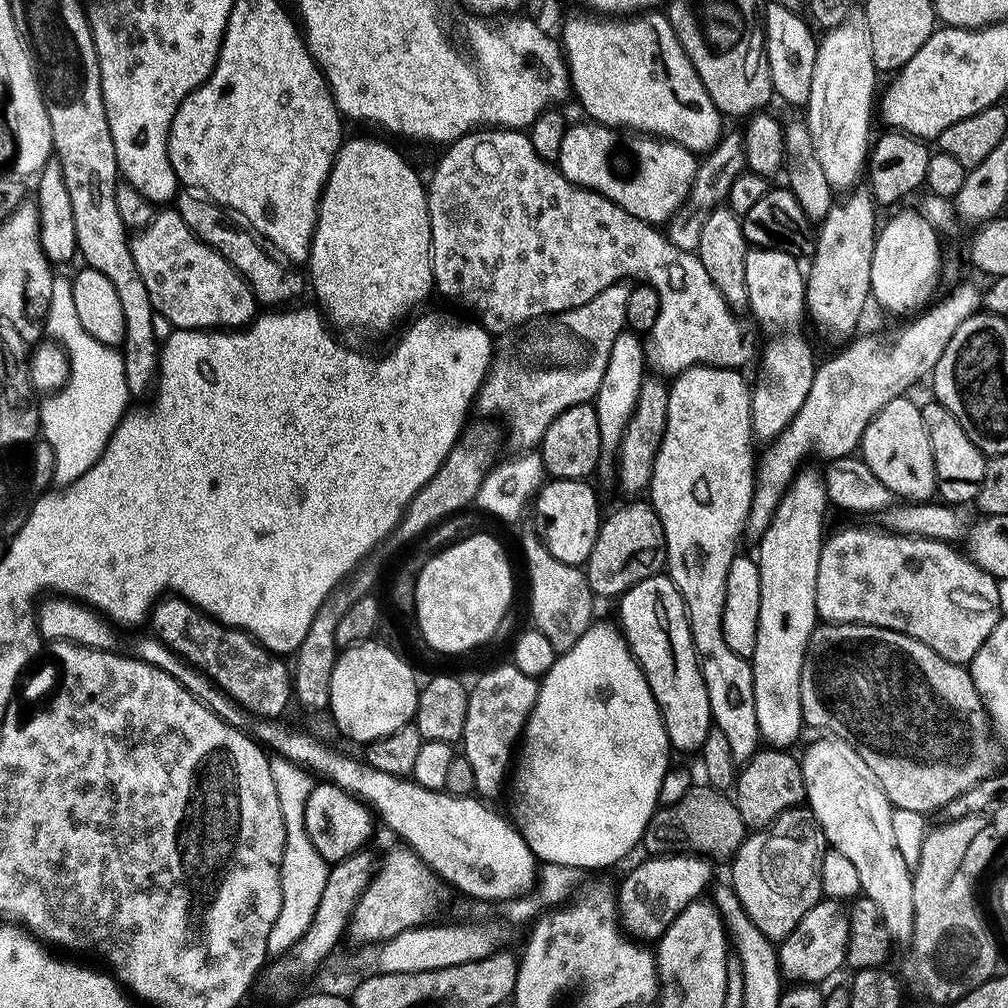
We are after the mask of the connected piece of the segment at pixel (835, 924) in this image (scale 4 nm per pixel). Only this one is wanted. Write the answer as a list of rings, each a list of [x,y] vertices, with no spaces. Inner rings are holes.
[[[821,898],[812,909],[798,922],[788,937],[779,941],[780,967],[783,975],[792,982],[803,982],[808,986],[820,986],[823,980],[828,980],[844,964],[844,959],[850,956],[848,951],[848,918],[845,905],[839,900]]]

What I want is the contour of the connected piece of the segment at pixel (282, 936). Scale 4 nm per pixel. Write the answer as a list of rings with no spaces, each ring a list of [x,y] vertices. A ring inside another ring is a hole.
[[[276,758],[272,760],[270,774],[274,778],[274,790],[278,790],[278,806],[282,806],[282,822],[286,830],[280,867],[282,906],[278,910],[278,918],[270,930],[268,939],[268,955],[275,958],[289,952],[312,925],[312,919],[318,910],[318,902],[322,898],[322,890],[328,881],[330,865],[318,854],[318,850],[314,850],[314,842],[310,842],[306,834],[304,825],[306,798],[310,798],[310,790],[314,783],[308,769],[301,768],[299,764],[292,764],[286,759]]]

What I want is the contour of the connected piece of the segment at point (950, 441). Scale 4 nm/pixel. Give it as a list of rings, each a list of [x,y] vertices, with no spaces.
[[[935,402],[926,403],[921,407],[922,422],[926,434],[930,438],[930,450],[934,454],[934,470],[936,471],[936,491],[939,499],[945,504],[964,506],[964,503],[975,501],[979,494],[979,486],[986,474],[988,460],[962,426],[958,426],[958,418],[946,410],[946,406]]]

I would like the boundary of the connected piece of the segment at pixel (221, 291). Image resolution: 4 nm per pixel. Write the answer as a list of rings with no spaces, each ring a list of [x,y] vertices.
[[[174,210],[157,211],[149,224],[131,237],[130,243],[134,266],[138,266],[138,274],[142,274],[146,290],[150,290],[153,309],[161,317],[164,315],[172,323],[173,329],[239,330],[256,319],[258,305],[246,278],[242,278],[242,274],[238,274],[238,270],[234,270],[234,266],[230,266],[230,262],[226,262],[218,250],[206,246],[206,242],[196,237]]]

